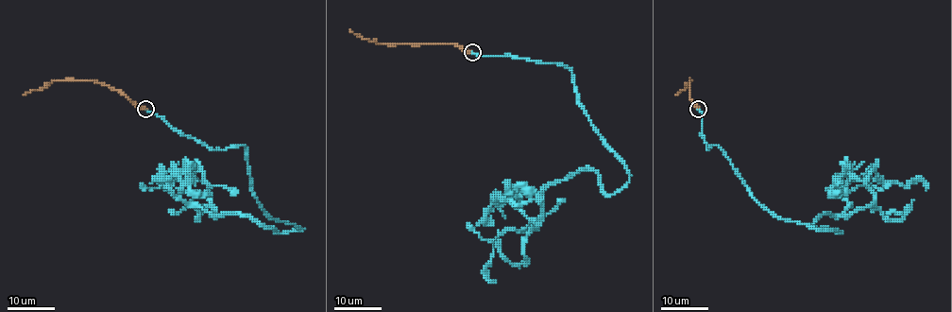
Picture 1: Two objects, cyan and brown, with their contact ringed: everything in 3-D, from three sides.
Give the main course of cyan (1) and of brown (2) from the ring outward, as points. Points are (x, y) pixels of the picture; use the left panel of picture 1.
1: (145, 109), (212, 149), (245, 146), (263, 209), (301, 229), (214, 215), (200, 170), (159, 180), (169, 186)
2: (145, 109), (137, 107), (119, 93), (94, 81), (52, 81), (23, 95)

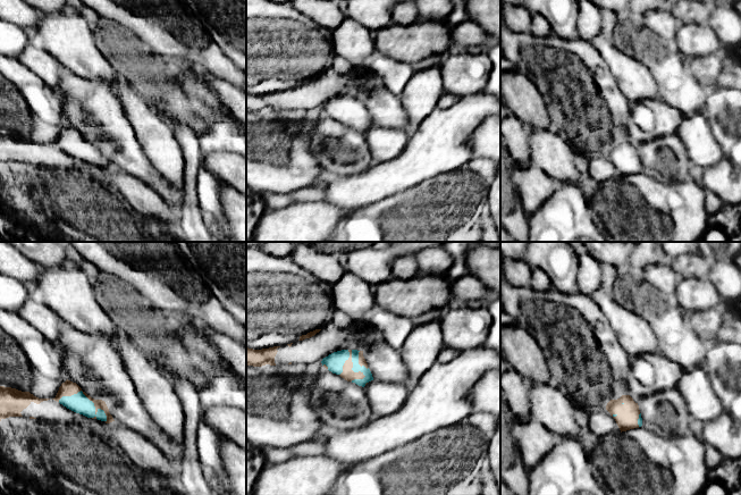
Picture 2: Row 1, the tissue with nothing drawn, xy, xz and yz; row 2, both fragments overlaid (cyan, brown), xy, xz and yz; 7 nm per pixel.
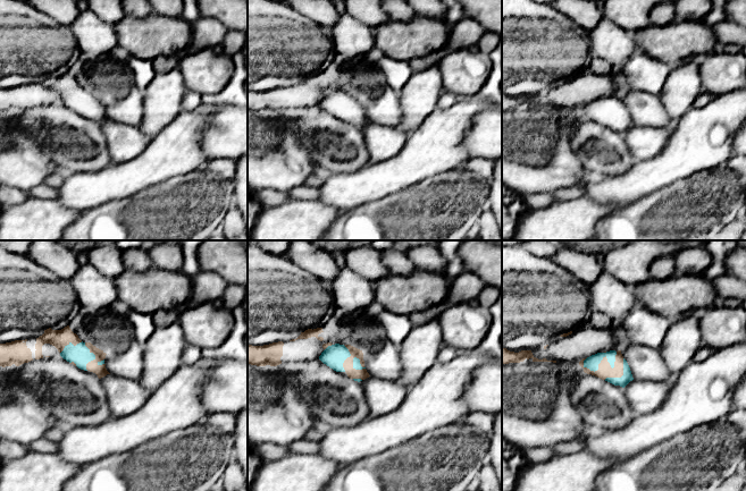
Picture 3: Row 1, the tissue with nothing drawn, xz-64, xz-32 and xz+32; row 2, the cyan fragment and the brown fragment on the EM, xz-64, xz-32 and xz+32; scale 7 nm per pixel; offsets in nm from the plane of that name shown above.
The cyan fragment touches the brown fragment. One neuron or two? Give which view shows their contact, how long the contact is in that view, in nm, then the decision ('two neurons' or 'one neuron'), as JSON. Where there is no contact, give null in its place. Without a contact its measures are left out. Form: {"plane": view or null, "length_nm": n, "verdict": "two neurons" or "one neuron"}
{"plane": "xy", "length_nm": 380, "verdict": "two neurons"}

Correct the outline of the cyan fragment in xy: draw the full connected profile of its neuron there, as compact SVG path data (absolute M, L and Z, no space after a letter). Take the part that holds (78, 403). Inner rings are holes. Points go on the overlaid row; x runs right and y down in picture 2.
M78 392L77 394L74 394L71 396L62 396L59 400L59 403L66 406L67 409L83 414L87 418L96 418L101 421L107 421L107 416L103 410L95 409L94 403L90 401L83 392Z

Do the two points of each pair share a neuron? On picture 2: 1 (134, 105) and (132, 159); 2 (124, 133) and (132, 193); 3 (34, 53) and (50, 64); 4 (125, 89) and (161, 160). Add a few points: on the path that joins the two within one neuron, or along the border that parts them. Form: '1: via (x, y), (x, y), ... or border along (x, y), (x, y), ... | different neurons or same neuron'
1: border along (120, 103), (143, 152) | different neurons
2: border along (115, 166), (152, 187) | different neurons
3: via (38, 57), (47, 64) | same neuron
4: via (135, 107), (148, 123), (158, 142) | same neuron

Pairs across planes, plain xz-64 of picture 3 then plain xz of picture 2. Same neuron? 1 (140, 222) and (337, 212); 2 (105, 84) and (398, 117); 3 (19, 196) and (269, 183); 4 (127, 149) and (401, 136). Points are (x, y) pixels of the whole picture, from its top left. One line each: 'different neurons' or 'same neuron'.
1: different neurons
2: same neuron
3: different neurons
4: same neuron

